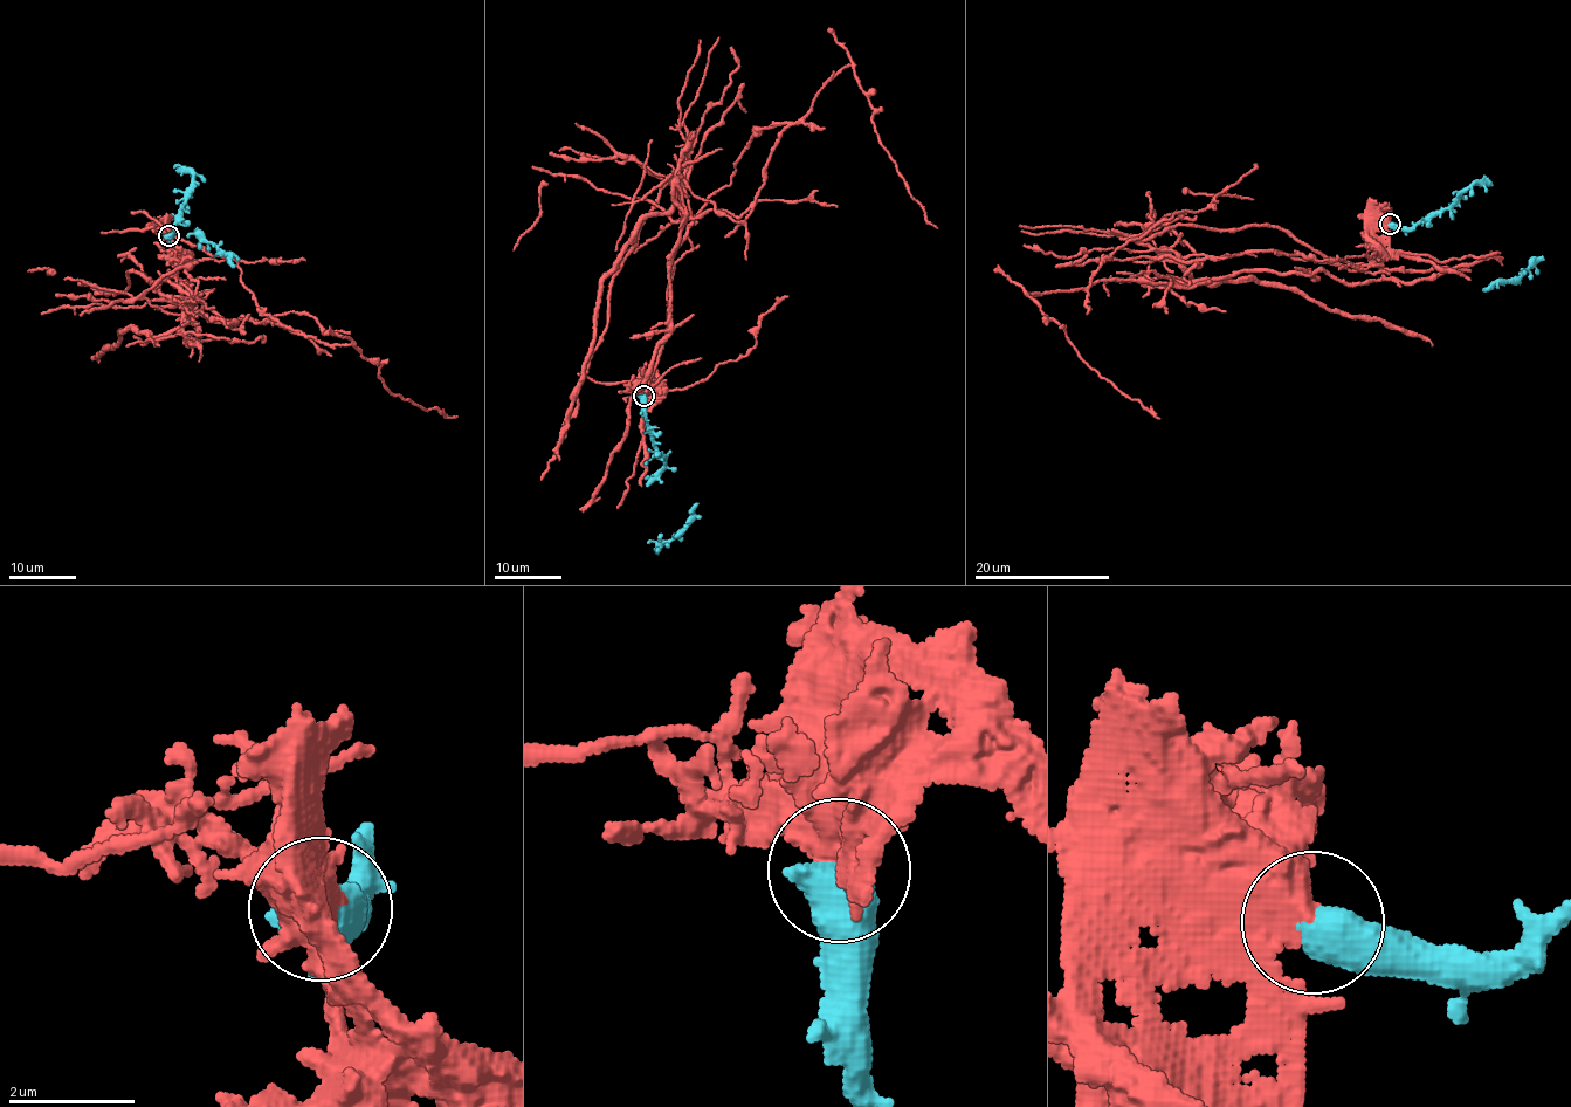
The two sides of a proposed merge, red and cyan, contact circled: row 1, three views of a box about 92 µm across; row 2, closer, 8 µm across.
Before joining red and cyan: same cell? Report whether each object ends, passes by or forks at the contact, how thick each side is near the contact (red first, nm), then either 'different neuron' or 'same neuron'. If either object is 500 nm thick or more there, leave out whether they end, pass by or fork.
650 nm thick on the red side, 750 nm on the other; different neuron

